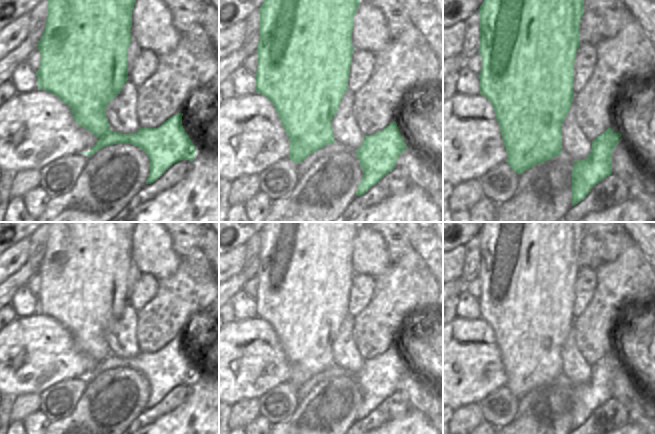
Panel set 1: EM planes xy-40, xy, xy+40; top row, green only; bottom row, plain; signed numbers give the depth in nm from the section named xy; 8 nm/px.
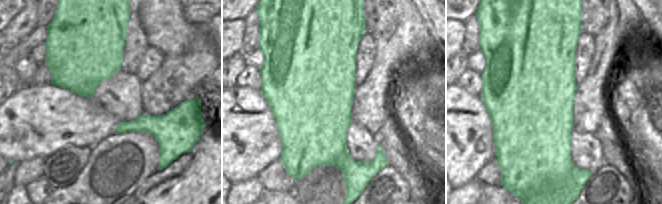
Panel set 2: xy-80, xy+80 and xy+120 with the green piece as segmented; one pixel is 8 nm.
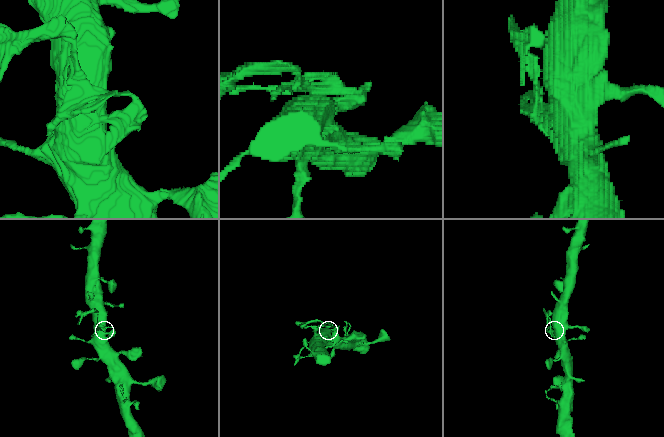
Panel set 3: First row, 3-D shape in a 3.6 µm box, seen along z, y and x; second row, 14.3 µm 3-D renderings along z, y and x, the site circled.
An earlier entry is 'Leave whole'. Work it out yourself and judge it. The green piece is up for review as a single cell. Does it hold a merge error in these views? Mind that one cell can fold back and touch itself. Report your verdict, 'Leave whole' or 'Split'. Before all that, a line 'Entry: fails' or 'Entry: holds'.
Entry: fails
Split.

